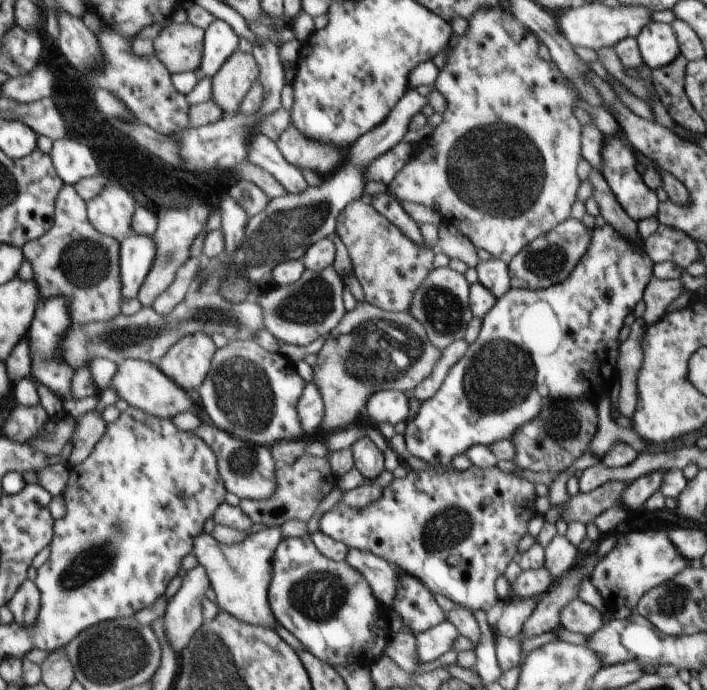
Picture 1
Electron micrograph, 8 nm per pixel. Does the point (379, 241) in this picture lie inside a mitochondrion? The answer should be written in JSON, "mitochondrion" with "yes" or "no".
{"mitochondrion":"no"}

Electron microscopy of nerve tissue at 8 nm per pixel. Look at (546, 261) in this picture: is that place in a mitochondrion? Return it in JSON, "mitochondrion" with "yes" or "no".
{"mitochondrion":"yes"}

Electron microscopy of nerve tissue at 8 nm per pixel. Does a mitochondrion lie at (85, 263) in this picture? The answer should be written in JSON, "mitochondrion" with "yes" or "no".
{"mitochondrion":"yes"}

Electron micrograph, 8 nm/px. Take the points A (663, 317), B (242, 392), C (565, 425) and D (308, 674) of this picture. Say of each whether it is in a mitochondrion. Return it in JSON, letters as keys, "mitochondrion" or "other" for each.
{"A":"other","B":"mitochondrion","C":"mitochondrion","D":"other"}

